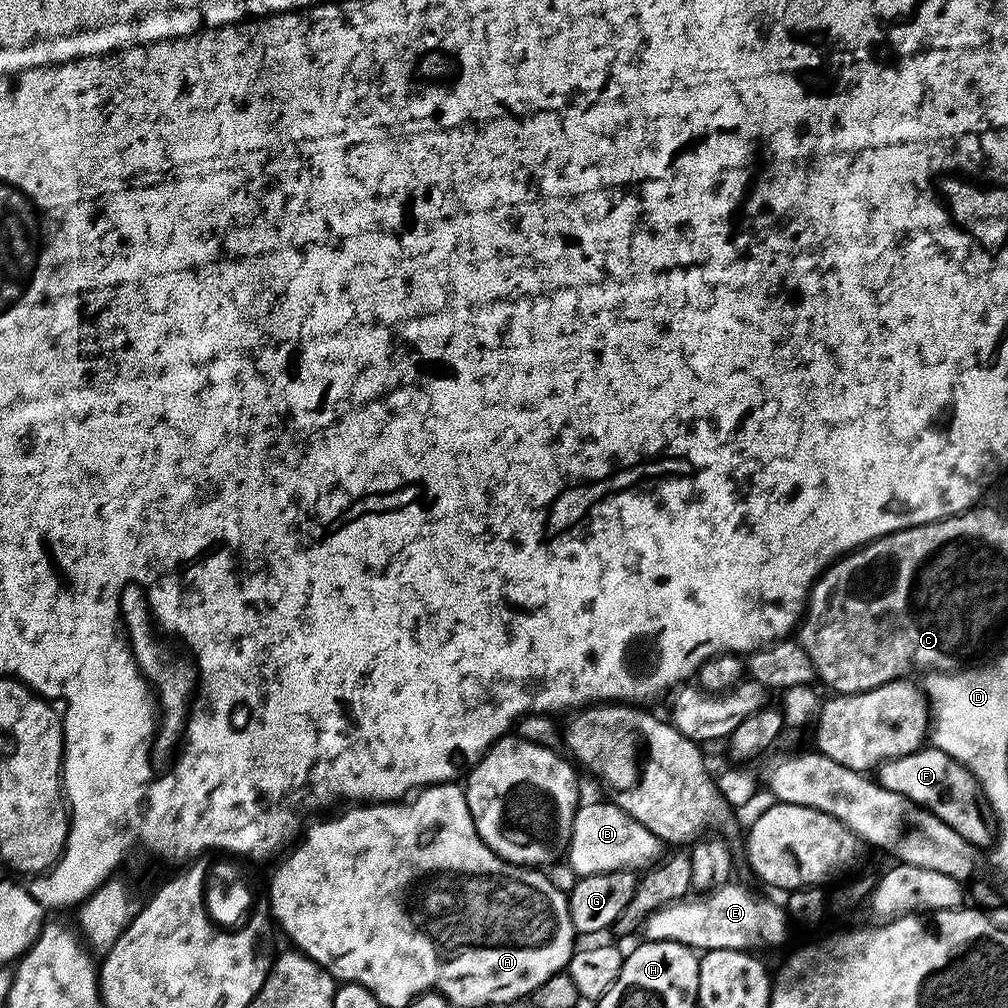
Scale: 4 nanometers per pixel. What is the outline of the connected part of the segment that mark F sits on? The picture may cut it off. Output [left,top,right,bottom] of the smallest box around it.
[874,746,994,846]

